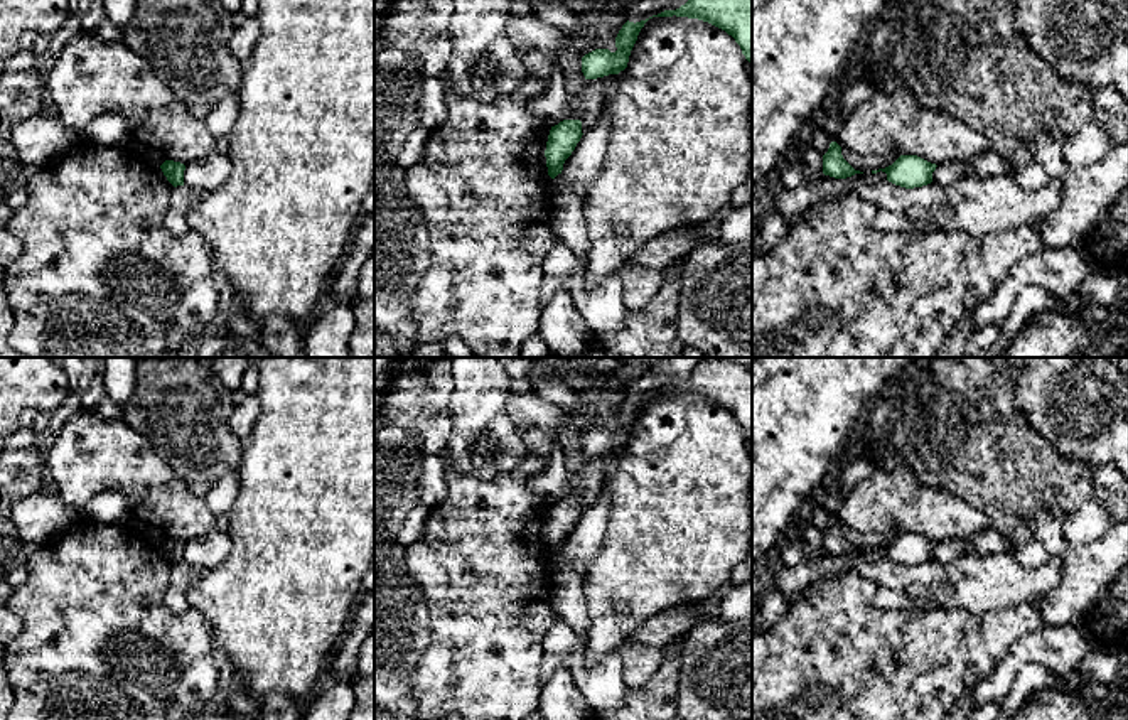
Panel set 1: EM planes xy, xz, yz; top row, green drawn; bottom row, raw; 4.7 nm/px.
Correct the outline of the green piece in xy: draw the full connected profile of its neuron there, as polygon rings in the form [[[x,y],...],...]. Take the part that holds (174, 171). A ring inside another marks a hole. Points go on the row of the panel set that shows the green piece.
[[[165,160],[162,165],[160,165],[164,175],[167,177],[167,180],[177,187],[177,185],[184,185],[184,170],[185,170],[185,165],[180,164],[180,162],[174,162],[174,160]]]

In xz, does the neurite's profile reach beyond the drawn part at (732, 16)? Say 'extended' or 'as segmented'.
as segmented

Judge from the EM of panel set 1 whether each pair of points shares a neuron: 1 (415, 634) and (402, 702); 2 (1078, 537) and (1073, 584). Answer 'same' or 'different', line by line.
1: same
2: different

